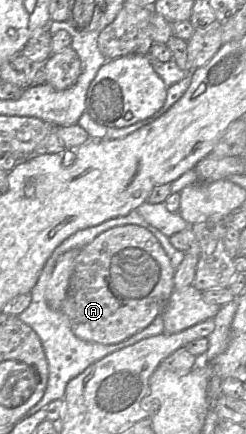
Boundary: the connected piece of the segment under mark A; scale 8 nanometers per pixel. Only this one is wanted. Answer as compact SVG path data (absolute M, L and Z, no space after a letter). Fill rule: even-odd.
M134 224L117 226L103 232L80 250L61 311L69 318L77 338L104 345L118 344L162 314L174 290L174 274L170 258L149 230Z

